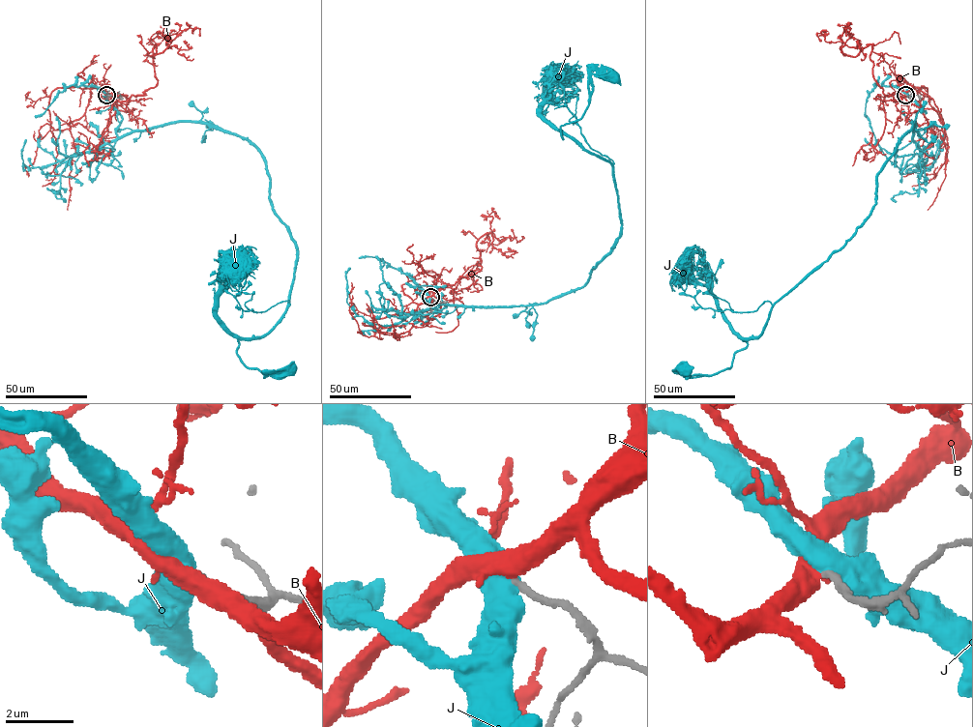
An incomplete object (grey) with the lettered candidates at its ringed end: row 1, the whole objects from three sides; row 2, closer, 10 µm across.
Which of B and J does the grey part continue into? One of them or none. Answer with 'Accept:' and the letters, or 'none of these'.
Accept: B

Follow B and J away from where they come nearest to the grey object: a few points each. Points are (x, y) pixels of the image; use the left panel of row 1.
B: (106, 95), (119, 101), (142, 96), (158, 81), (153, 47), (153, 56), (190, 27), (200, 36)
J: (106, 95), (118, 136), (205, 122), (260, 153), (297, 256), (283, 316), (237, 350), (264, 375), (290, 372)

